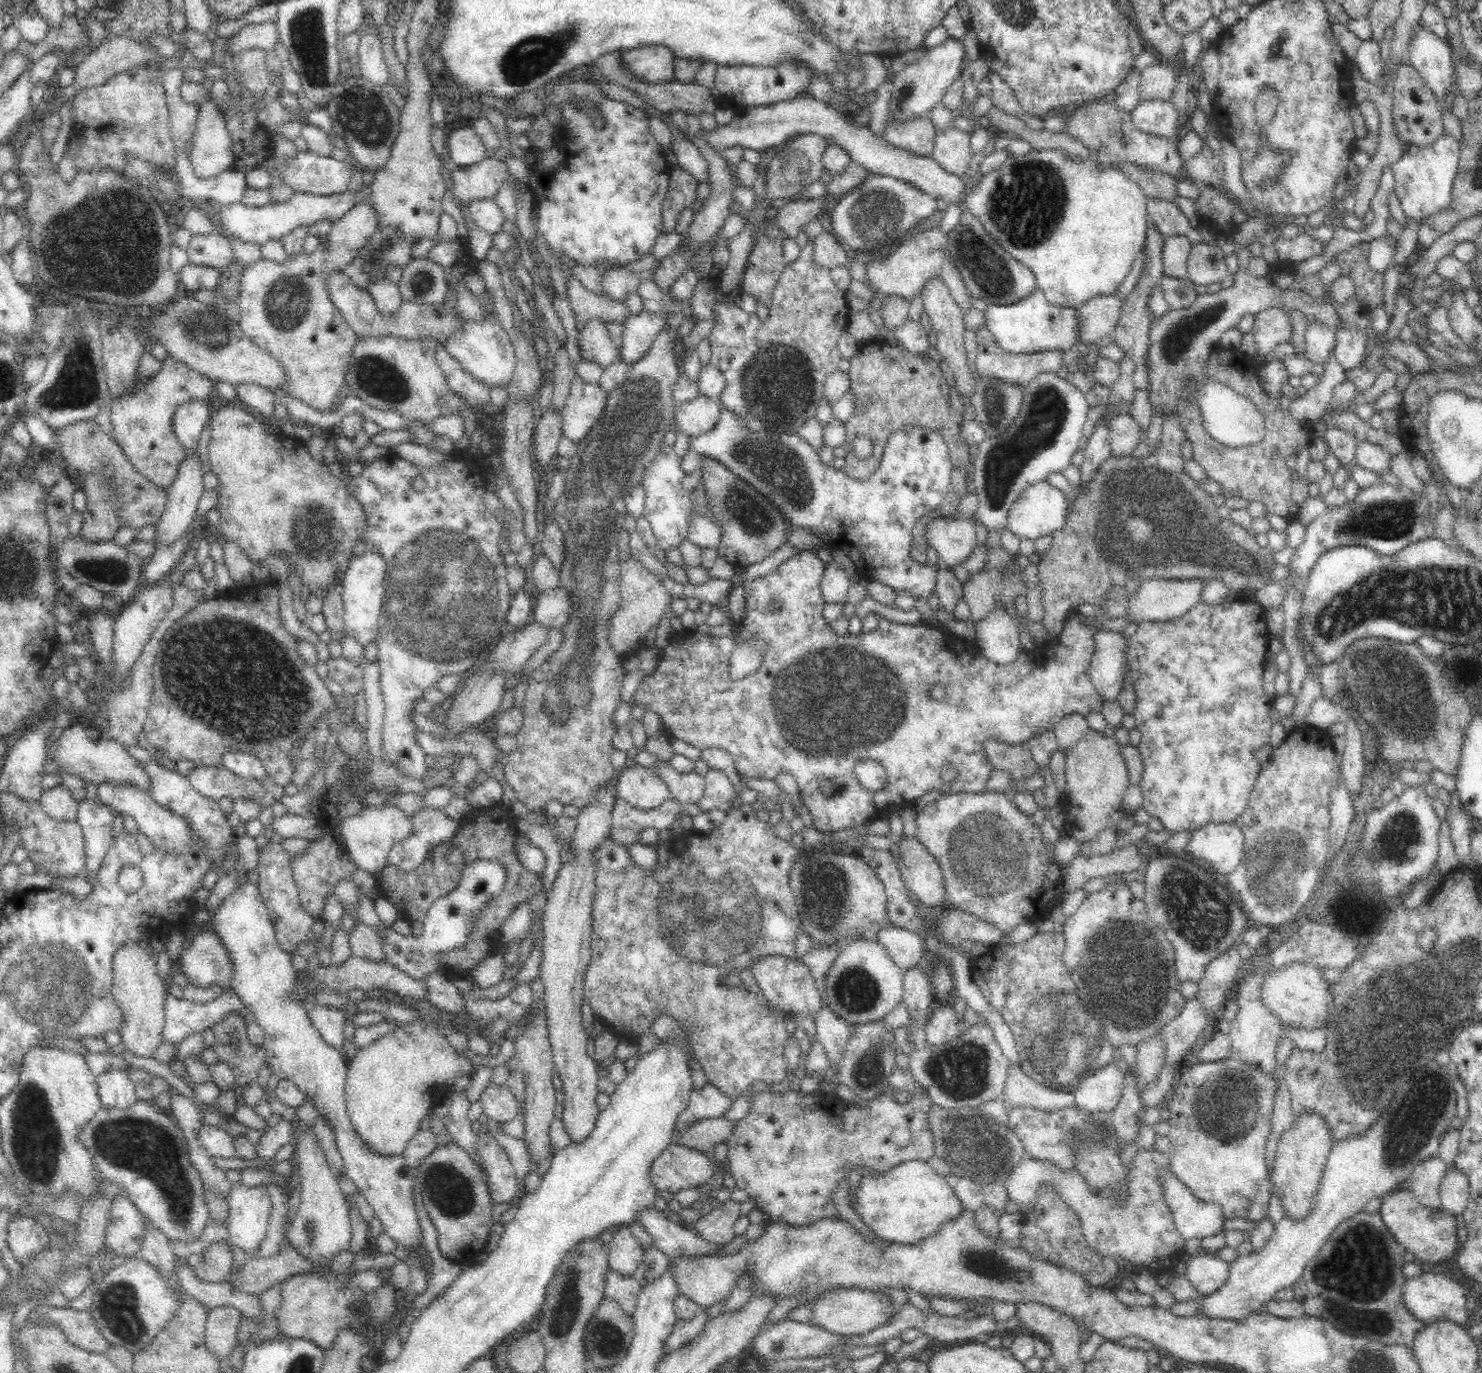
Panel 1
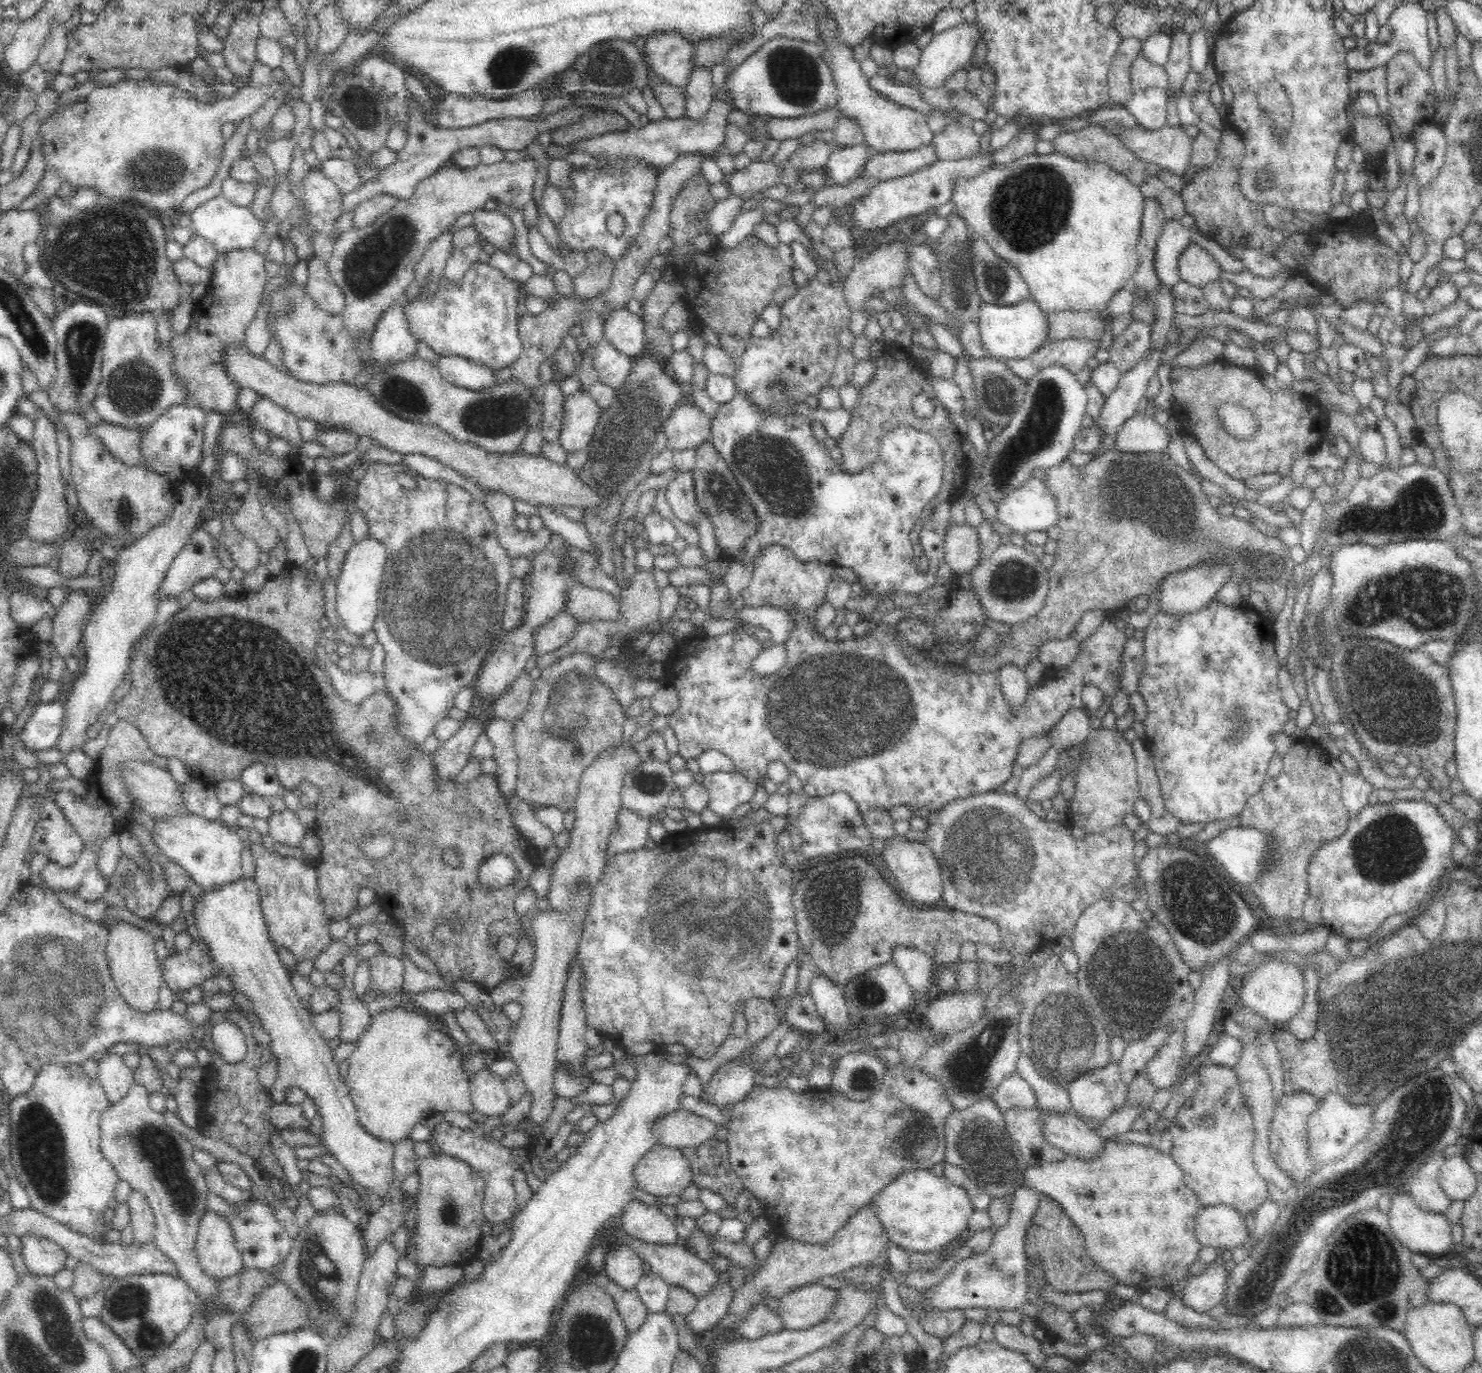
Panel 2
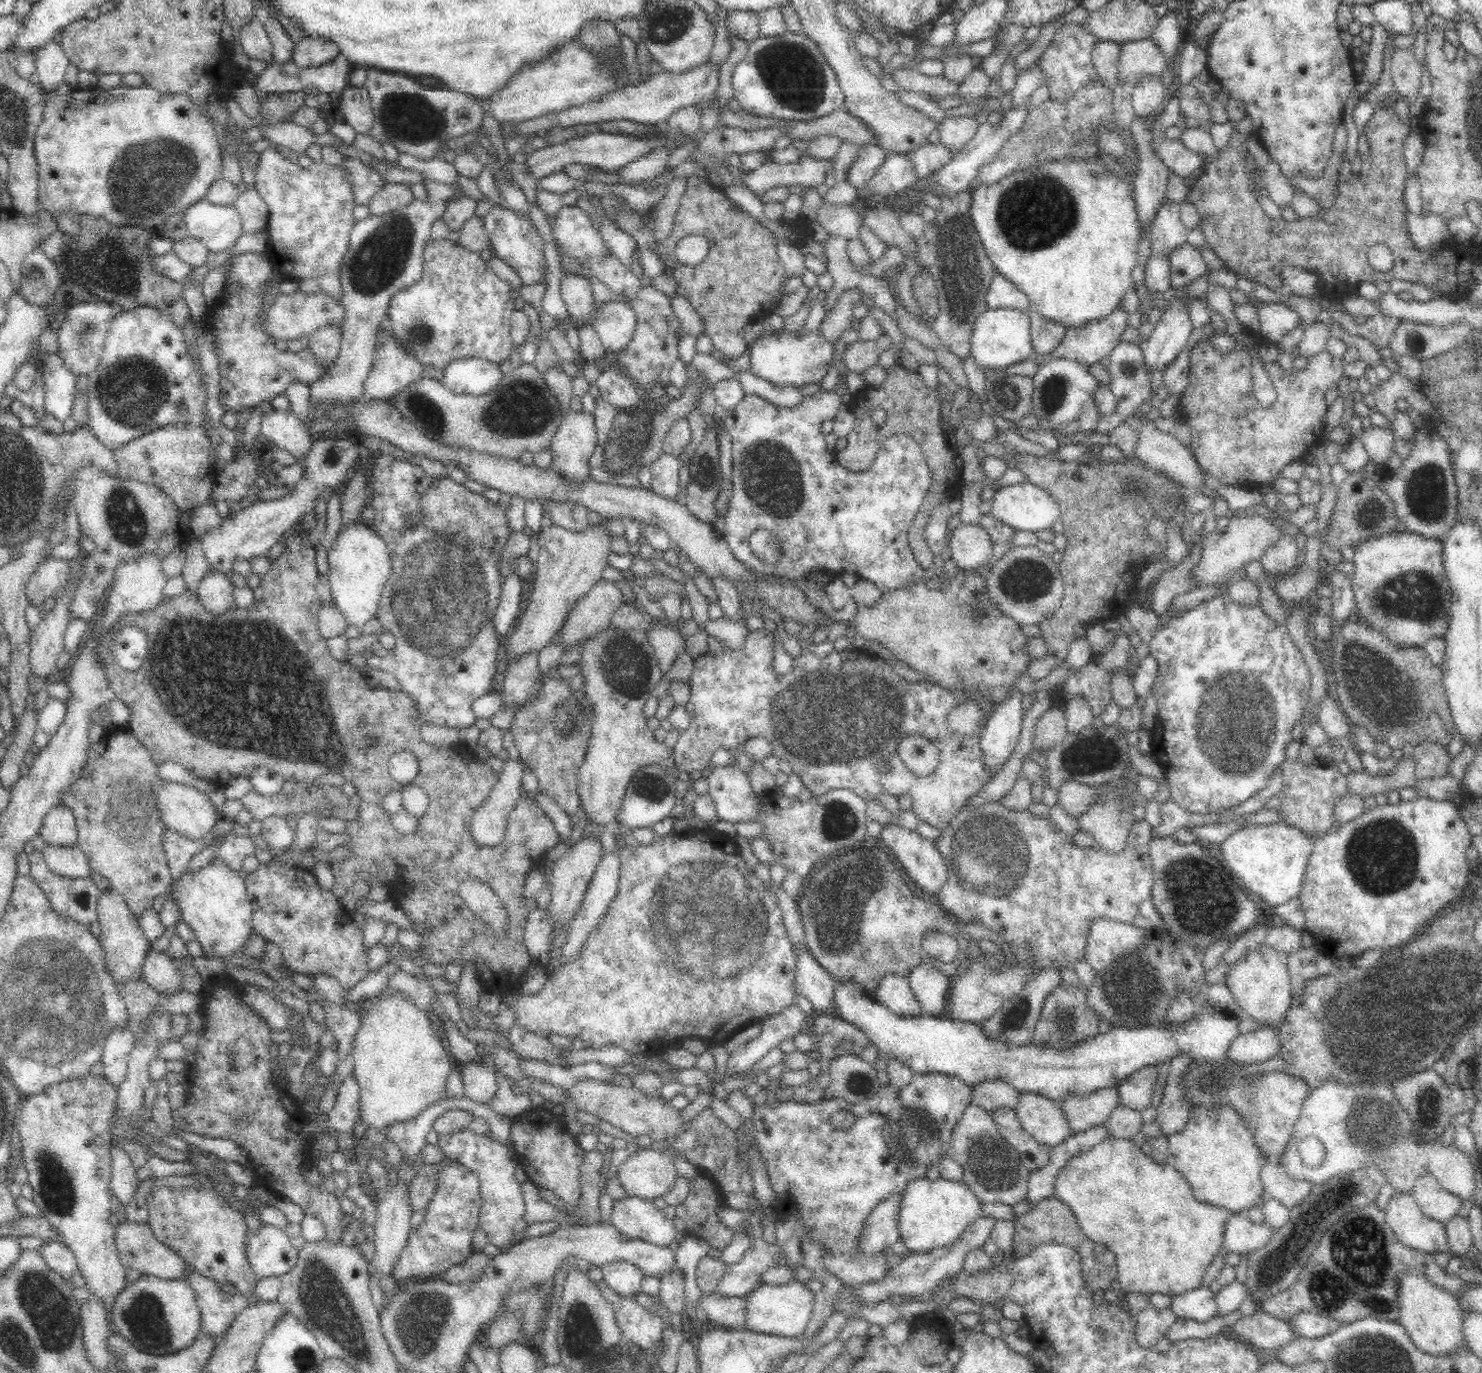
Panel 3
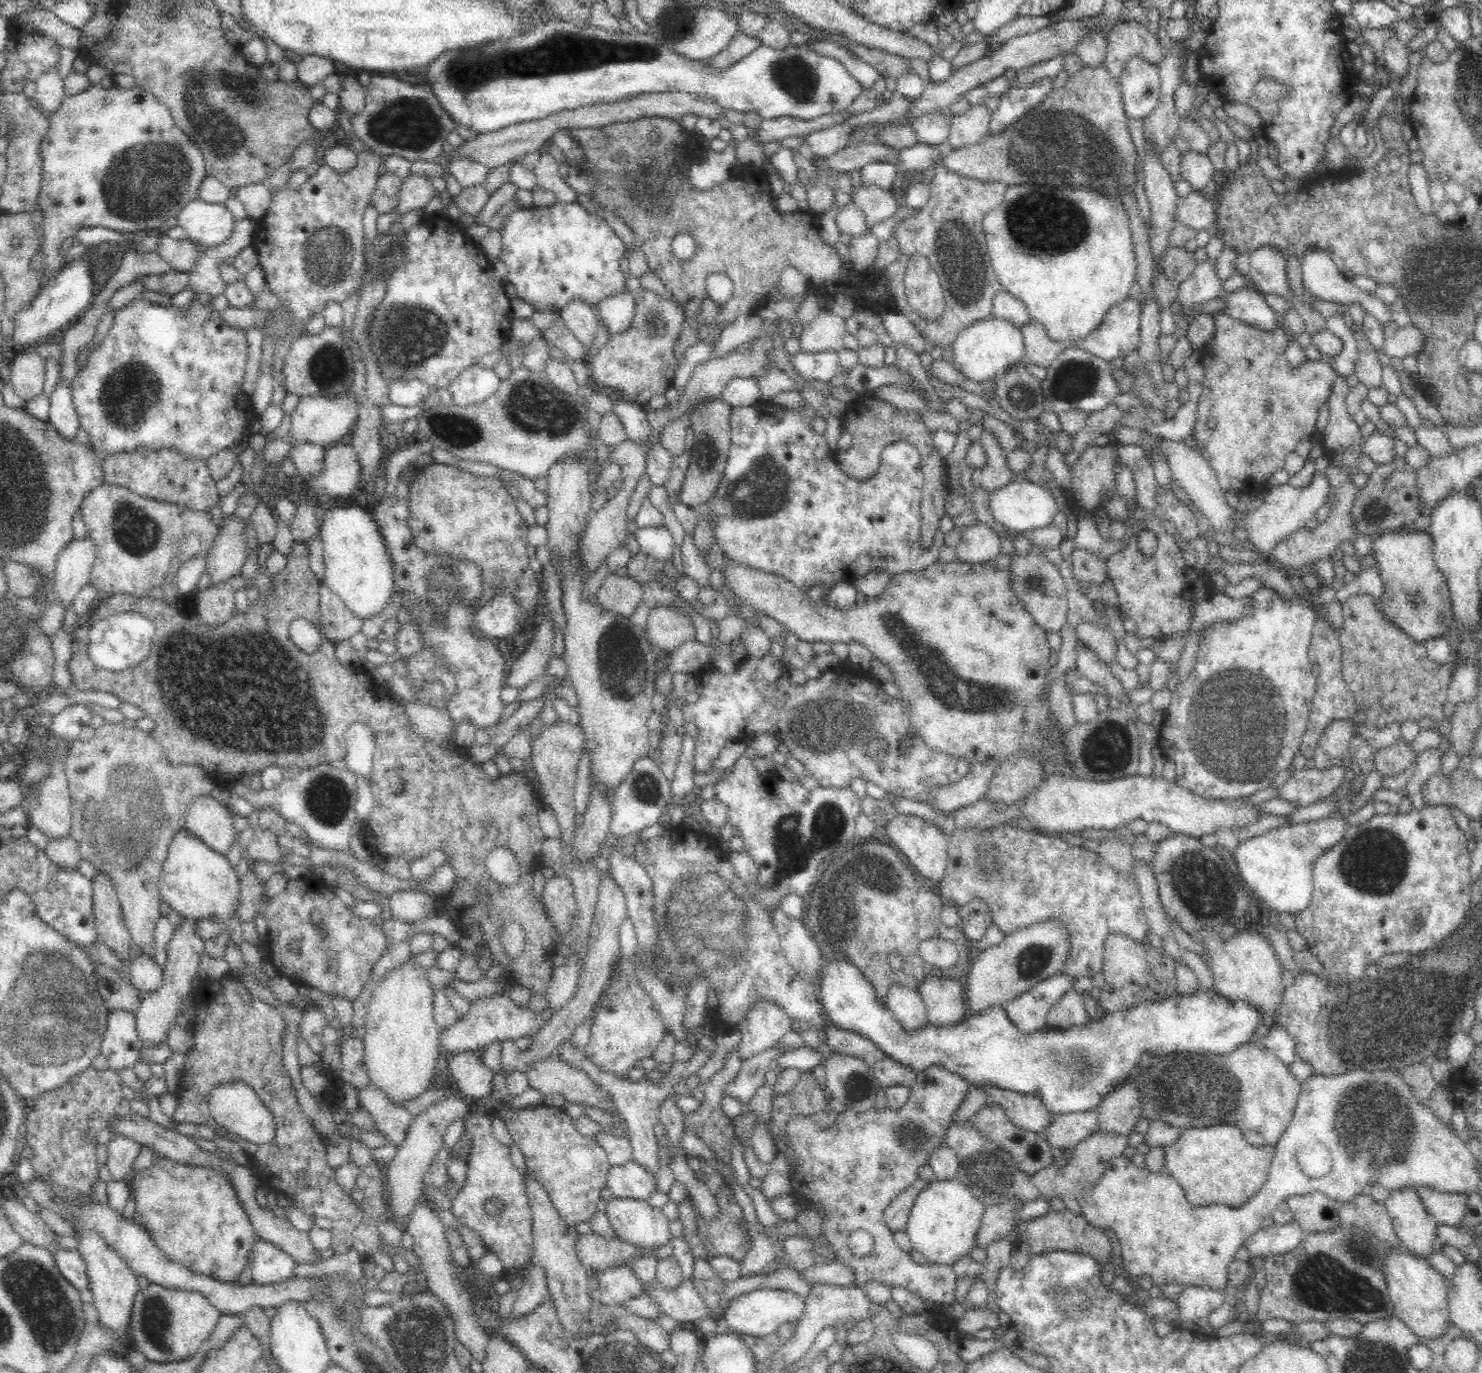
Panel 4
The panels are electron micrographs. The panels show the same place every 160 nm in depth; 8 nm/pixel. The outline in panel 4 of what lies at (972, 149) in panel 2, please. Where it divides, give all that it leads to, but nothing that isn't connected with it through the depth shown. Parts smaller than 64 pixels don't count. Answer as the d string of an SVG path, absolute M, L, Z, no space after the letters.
M982 103L954 117L946 145L951 150L956 150L982 142L990 130L992 114L993 111Z

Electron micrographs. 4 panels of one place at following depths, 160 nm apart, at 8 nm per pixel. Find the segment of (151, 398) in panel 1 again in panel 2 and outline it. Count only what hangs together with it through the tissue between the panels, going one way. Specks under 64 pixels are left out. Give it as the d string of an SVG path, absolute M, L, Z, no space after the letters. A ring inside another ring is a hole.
M254 247L239 251L230 251L221 254L214 260L215 271L213 277L208 282L207 291L204 296L196 301L193 310L191 326L184 333L178 333L172 342L172 349L176 355L176 375L184 381L188 393L190 393L191 403L200 406L204 411L221 412L226 415L232 413L238 404L238 396L242 392L242 387L230 377L228 373L228 354L230 350L248 350L246 337L247 328L256 318L256 313L260 308L260 296L262 296L269 276L266 275L266 257L258 252ZM112 423L88 426L88 435L98 439L113 458L127 466L137 466L141 460L140 429L126 429Z

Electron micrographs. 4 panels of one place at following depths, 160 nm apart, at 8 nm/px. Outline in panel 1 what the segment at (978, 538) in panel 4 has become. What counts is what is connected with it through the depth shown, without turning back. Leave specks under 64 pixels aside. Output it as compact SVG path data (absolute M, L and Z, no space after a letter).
M936 519L927 524L925 539L929 546L933 546L938 553L939 560L948 568L960 566L972 554L974 547L977 545L975 523L970 519Z

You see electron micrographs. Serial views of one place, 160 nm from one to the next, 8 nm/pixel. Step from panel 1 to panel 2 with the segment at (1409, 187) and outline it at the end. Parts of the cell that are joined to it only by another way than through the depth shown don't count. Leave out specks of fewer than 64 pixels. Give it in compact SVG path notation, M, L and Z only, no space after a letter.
M1437 124L1425 127L1415 137L1416 152L1413 162L1415 177L1419 186L1426 186L1438 174L1445 159L1446 141Z

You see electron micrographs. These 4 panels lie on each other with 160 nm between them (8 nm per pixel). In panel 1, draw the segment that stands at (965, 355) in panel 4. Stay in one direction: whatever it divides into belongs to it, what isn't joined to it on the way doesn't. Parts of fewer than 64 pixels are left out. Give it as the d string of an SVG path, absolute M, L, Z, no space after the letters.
M1042 291L1031 292L1030 296L1006 306L987 305L985 326L998 347L1010 355L1026 355L1055 349L1069 351L1078 344L1077 310L1057 308L1046 301Z

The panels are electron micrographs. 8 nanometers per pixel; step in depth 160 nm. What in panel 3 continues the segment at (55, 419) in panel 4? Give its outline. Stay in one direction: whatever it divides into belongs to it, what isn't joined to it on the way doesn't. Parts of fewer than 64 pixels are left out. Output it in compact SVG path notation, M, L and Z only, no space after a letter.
M58 353L44 360L45 410L64 422L71 417L75 402L76 376L65 368Z

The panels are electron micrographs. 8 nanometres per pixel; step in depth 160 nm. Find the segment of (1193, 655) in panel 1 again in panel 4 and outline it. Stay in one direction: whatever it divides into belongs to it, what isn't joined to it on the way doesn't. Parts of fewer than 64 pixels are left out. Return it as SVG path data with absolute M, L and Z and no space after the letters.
M1264 586L1253 598L1258 604L1252 614L1211 624L1188 679L1171 691L1171 701L1158 729L1157 746L1176 764L1175 783L1206 798L1246 798L1269 787L1279 770L1292 767L1292 758L1301 752L1301 740L1308 724L1317 684L1309 663L1309 646L1317 617L1313 600L1297 594L1290 601L1280 599Z

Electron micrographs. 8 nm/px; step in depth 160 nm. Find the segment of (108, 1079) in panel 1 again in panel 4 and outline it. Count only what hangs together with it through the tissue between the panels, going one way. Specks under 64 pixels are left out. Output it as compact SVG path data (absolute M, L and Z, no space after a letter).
M127 1010L110 1011L99 1051L106 1057L109 1068L118 1072L120 1068L132 1067L139 1060L140 1052L141 1040L135 1013Z

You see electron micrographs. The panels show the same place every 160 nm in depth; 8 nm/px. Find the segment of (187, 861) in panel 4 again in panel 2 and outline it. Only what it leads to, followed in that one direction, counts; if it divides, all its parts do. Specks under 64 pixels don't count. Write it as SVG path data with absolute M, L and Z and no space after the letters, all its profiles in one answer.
M241 879L230 885L223 885L222 888L210 888L210 890L201 888L200 894L194 896L192 915L195 917L194 926L198 931L199 942L210 950L217 970L223 970L234 981L235 991L243 992L253 1002L256 1016L260 1018L264 1030L270 1035L271 1053L278 1058L278 1077L269 1090L270 1096L277 1104L286 1103L287 1091L296 1086L300 1087L307 1094L307 1098L314 1100L317 1104L318 1114L322 1116L323 1122L321 1140L327 1144L327 1150L349 1172L349 1176L361 1191L375 1190L383 1196L383 1203L386 1195L389 1200L394 1193L390 1190L394 1185L392 1182L394 1180L394 1173L392 1173L394 1143L372 1136L359 1123L351 1094L341 1082L338 1067L332 1061L332 1050L314 1029L310 1015L302 1009L302 1000L296 995L290 983L290 976L278 957L277 948L267 934L267 926L260 908L260 895L254 880Z

